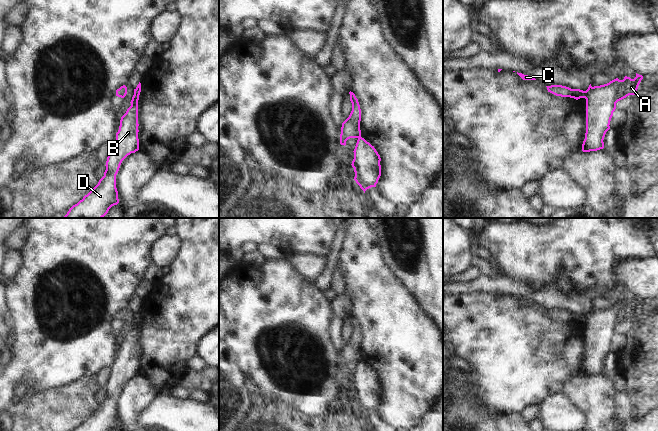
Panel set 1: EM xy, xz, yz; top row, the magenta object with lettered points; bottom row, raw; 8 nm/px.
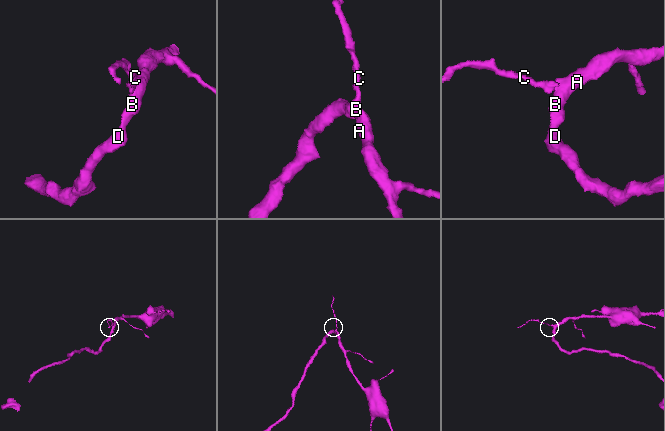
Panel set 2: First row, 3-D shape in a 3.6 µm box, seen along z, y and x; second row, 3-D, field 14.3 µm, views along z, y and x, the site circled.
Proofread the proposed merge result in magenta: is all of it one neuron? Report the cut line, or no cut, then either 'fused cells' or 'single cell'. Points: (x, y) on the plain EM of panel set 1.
cut in yz along (585, 315), (586, 322); fused cells

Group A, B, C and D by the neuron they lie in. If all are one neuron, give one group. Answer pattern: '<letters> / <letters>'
A B D / C

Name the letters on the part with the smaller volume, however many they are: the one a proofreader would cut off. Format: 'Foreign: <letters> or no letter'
Foreign: C

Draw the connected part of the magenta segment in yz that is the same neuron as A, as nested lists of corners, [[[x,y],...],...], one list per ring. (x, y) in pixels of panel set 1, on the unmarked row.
[[[636,297],[634,303],[625,300],[623,304],[616,302],[604,309],[589,309],[586,314],[586,357],[582,368],[583,376],[604,372],[603,364],[610,353],[616,327],[629,319],[635,319],[642,303],[643,300]]]

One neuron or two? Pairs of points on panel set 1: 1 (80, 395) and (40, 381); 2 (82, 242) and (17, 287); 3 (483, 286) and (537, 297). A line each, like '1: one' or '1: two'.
1: two
2: one
3: one

